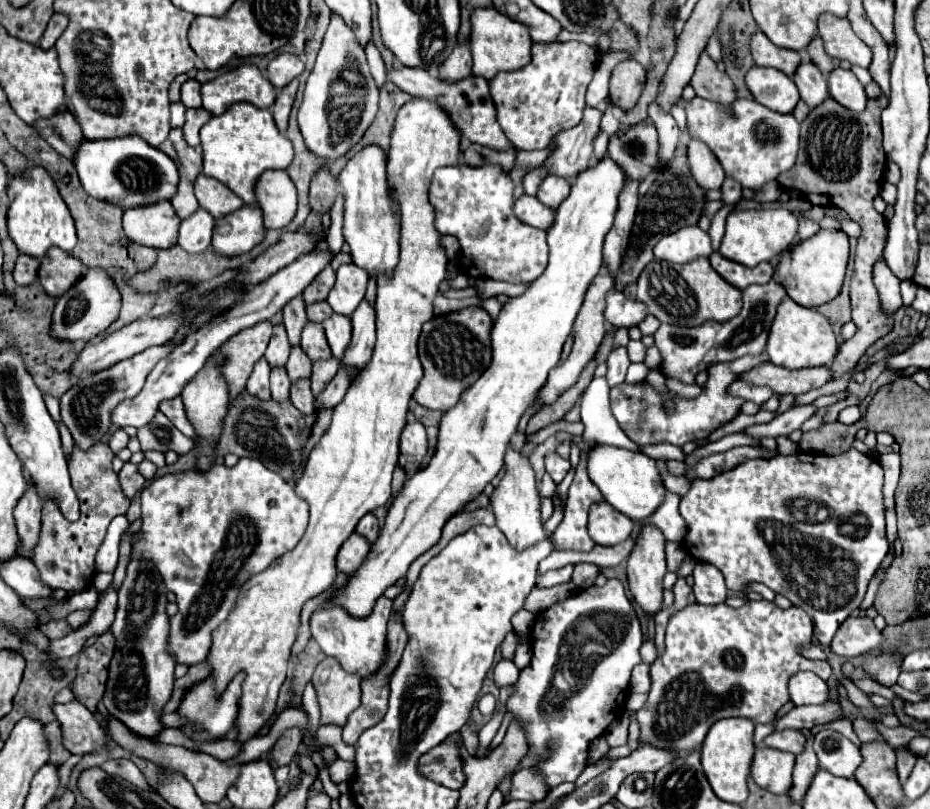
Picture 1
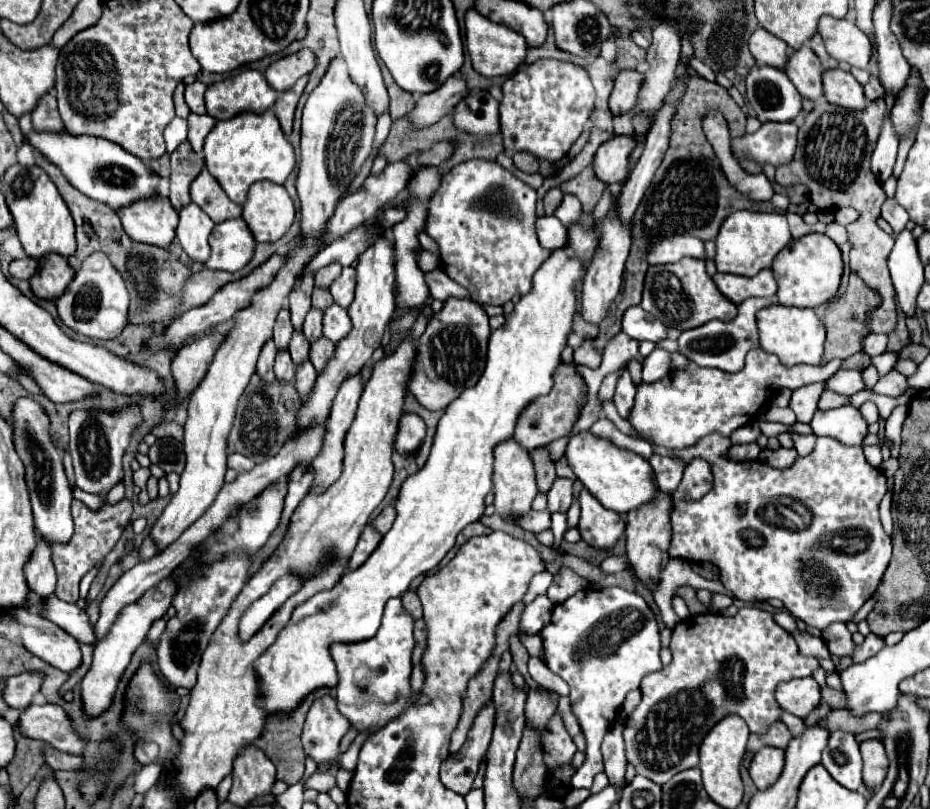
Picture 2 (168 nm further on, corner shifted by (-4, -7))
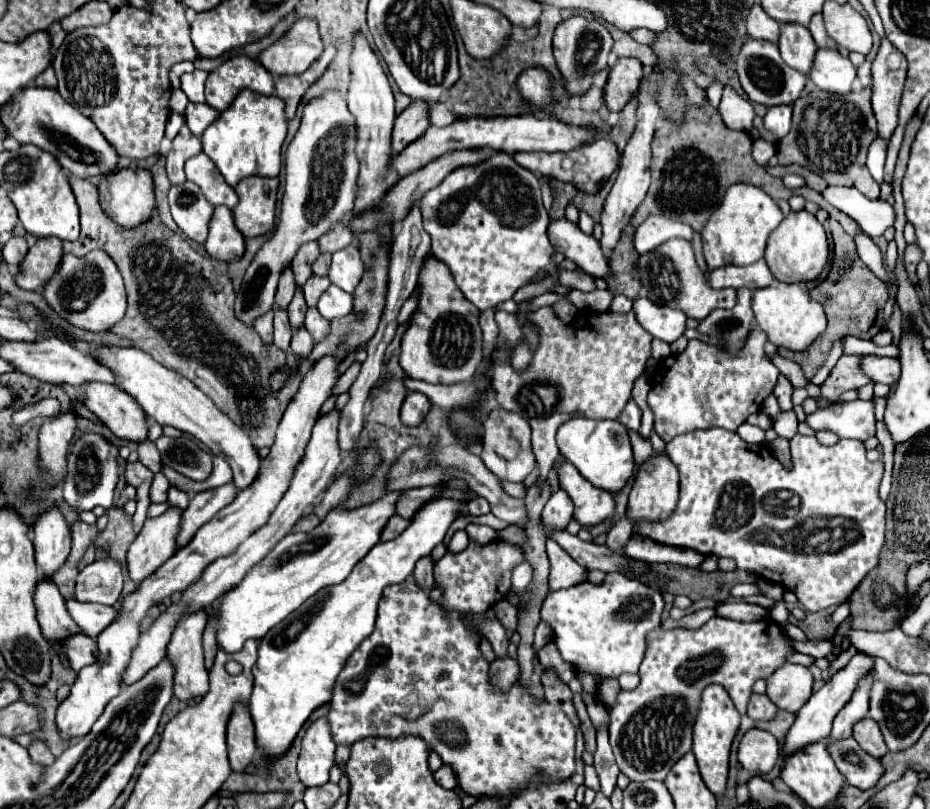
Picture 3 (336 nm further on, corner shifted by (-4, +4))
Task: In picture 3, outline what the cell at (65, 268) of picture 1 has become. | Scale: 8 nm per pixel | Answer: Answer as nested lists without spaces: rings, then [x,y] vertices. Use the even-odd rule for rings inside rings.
[[[54,237],[38,239],[36,245],[30,247],[28,255],[24,257],[24,263],[20,263],[20,271],[16,275],[16,283],[22,289],[40,291],[50,277],[56,273],[60,261],[62,261],[62,241]]]

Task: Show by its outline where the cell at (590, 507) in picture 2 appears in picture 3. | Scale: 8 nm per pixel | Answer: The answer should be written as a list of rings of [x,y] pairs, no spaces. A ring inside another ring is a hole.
[[[564,461],[558,469],[560,473],[560,487],[572,497],[574,501],[574,519],[582,527],[594,527],[614,515],[614,497],[608,491],[592,487],[590,481],[586,481],[580,471]]]

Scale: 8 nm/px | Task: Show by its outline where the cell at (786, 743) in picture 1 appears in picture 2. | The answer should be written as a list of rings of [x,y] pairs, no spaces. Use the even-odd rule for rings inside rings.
[[[774,722],[774,726],[770,726],[764,734],[760,734],[760,740],[762,740],[762,744],[768,744],[768,746],[784,750],[788,746],[788,742],[792,740],[792,734],[786,728],[786,724]]]

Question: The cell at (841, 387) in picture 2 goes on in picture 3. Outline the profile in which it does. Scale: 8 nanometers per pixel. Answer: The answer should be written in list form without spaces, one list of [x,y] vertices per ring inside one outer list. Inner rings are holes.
[[[864,355],[860,359],[860,369],[872,379],[872,383],[894,383],[900,377],[900,361],[878,355]]]

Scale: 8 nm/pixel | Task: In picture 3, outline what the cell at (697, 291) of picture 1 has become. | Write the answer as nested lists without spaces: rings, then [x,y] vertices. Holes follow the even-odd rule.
[[[670,239],[670,243],[664,243],[662,247],[658,247],[658,251],[650,251],[646,255],[640,255],[638,267],[640,267],[640,281],[644,287],[644,293],[652,303],[662,305],[662,307],[670,307],[670,309],[680,309],[696,321],[704,319],[712,309],[718,309],[718,307],[732,309],[736,303],[734,289],[716,291],[708,285],[706,275],[700,271],[698,263],[696,263],[690,241]]]

